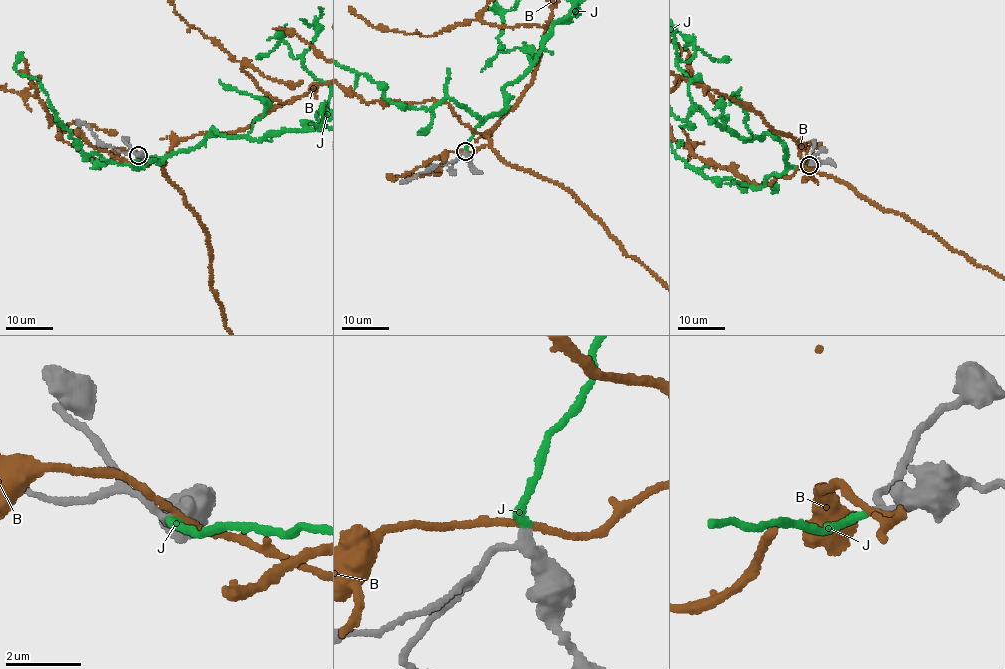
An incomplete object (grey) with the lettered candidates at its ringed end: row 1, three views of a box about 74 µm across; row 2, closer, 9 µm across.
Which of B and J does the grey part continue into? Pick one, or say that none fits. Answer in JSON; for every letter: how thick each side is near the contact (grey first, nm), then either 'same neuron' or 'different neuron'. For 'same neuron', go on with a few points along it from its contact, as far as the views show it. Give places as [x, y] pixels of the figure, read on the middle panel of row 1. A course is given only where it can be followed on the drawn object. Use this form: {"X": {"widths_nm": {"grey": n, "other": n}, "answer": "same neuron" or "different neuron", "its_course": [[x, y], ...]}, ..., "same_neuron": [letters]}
{"B": {"widths_nm": {"grey": 200, "other": 170}, "answer": "different neuron"}, "J": {"widths_nm": {"grey": 200, "other": 200}, "answer": "same neuron"}, "same_neuron": ["J"]}

